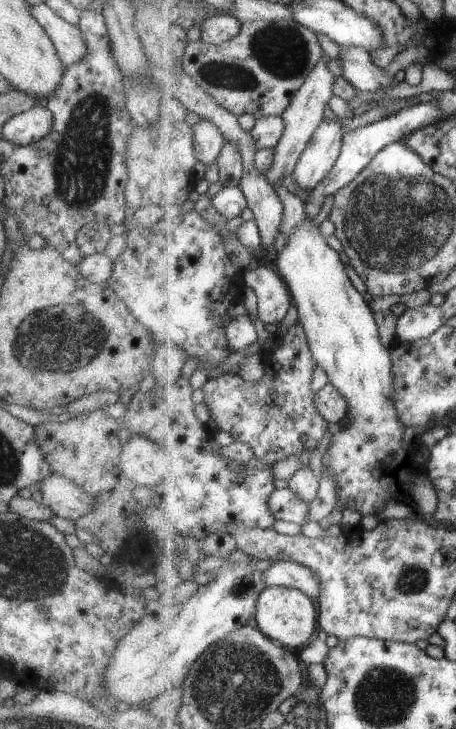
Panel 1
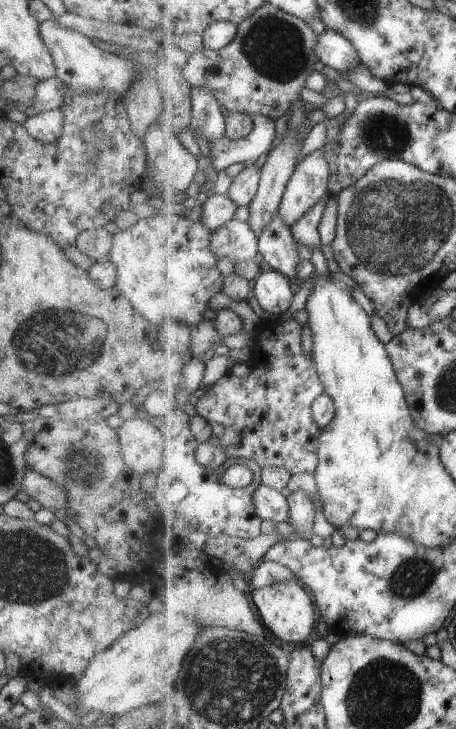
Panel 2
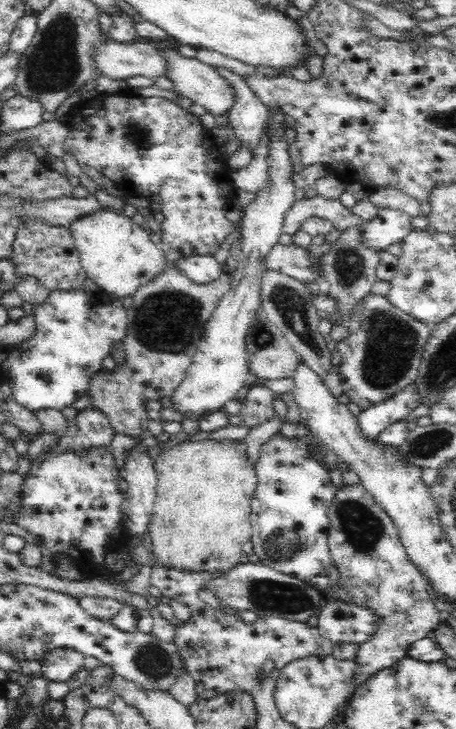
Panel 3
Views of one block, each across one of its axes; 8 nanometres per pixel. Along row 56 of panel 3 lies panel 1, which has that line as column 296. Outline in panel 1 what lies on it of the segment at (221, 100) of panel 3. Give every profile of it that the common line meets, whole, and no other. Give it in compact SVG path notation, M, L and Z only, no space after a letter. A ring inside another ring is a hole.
M327 120L315 131L292 174L302 190L311 194L334 168L342 153L344 132L337 122Z

